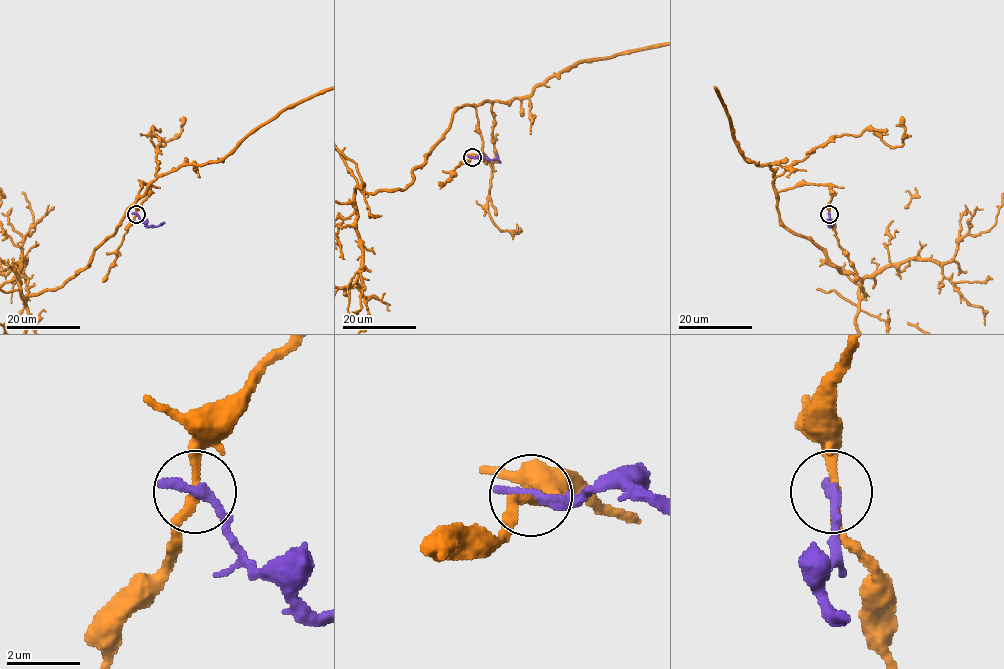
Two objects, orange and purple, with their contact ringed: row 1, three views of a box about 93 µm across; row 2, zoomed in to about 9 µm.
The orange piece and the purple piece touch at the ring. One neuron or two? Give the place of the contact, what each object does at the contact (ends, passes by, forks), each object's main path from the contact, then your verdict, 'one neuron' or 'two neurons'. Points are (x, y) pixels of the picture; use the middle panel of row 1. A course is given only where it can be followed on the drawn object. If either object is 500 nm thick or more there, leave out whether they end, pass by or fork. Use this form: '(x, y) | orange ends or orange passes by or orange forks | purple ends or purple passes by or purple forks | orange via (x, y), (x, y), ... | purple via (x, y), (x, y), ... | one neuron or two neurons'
(472, 157) | orange passes by | purple ends | orange via (472, 157), (485, 157), (464, 105), (405, 188), (366, 193) | purple via (472, 157), (495, 159), (497, 153) | two neurons

